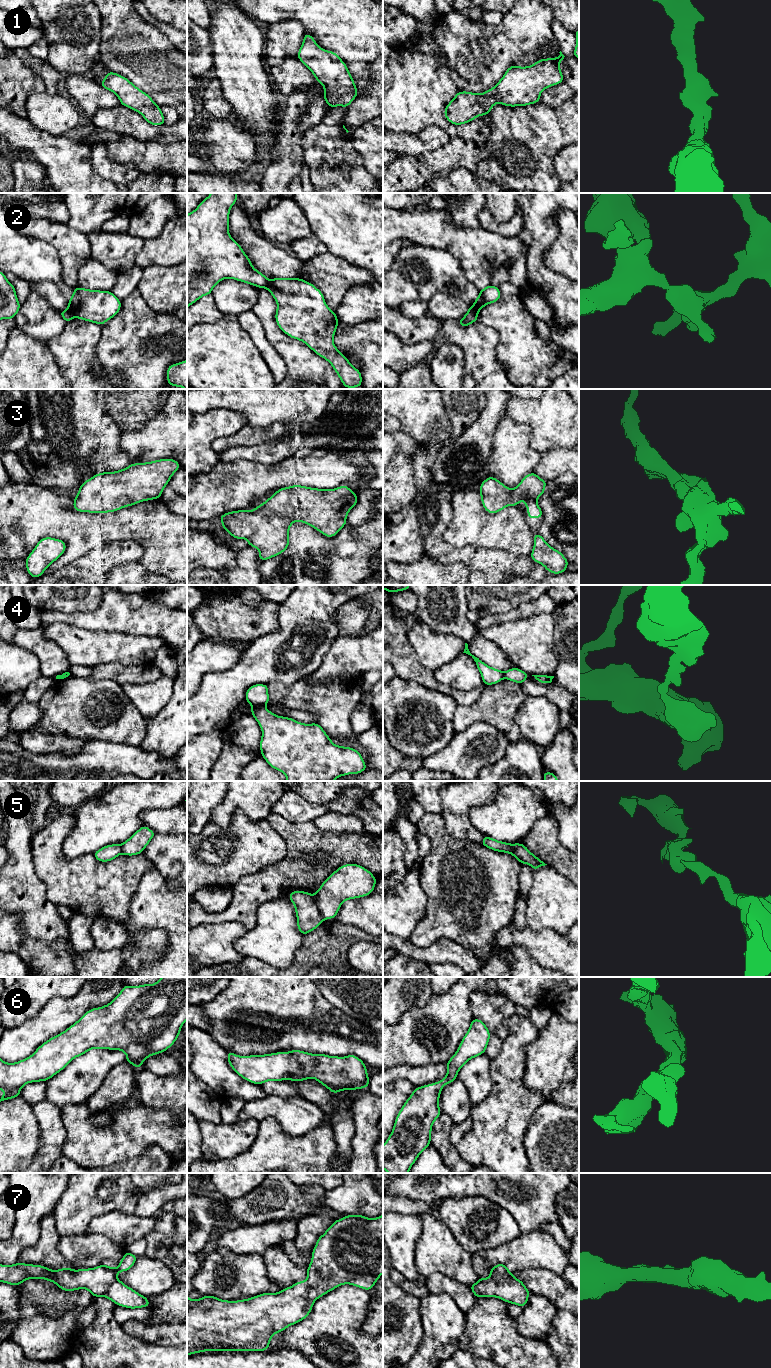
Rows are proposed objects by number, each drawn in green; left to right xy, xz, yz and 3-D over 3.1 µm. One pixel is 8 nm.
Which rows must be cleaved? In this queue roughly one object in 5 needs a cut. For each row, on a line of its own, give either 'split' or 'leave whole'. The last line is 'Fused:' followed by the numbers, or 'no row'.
1: leave whole
2: split
3: leave whole
4: split
5: split
6: leave whole
7: leave whole
Fused: 2, 4, 5

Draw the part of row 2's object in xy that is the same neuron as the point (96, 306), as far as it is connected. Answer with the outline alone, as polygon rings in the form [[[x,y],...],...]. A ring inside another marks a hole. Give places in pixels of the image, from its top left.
[[[77,286],[68,301],[68,309],[73,317],[102,326],[121,310],[121,300],[111,291]]]

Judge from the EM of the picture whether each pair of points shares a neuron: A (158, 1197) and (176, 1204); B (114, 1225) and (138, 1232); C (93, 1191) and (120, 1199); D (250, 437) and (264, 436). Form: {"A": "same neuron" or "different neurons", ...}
{"A": "different neurons", "B": "same neuron", "C": "same neuron", "D": "same neuron"}

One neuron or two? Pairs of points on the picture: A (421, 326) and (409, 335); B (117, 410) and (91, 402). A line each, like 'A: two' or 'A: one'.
A: one
B: two

